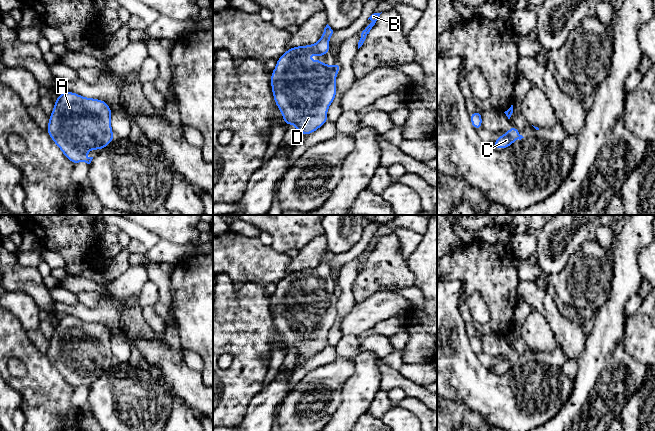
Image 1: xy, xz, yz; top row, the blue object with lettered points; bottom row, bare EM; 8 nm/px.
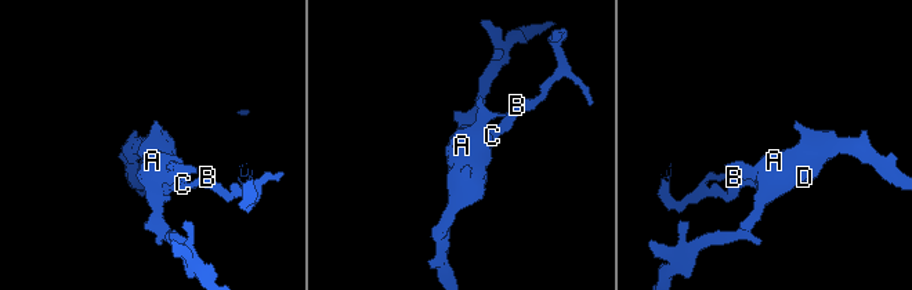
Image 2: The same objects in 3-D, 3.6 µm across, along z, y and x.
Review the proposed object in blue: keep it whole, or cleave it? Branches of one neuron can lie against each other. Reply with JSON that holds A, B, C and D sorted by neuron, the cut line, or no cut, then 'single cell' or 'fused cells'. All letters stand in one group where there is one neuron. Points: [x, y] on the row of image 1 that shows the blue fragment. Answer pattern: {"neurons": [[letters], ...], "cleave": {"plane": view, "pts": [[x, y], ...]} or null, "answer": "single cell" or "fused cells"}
{"neurons": [["A", "D"], ["B", "C"]], "cleave": {"plane": "xz", "pts": [[332, 66], [336, 73]]}, "answer": "fused cells"}

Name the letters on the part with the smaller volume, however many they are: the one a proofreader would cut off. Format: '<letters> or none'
B, C

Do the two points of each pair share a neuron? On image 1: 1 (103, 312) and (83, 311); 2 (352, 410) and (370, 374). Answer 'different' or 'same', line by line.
1: same
2: same

